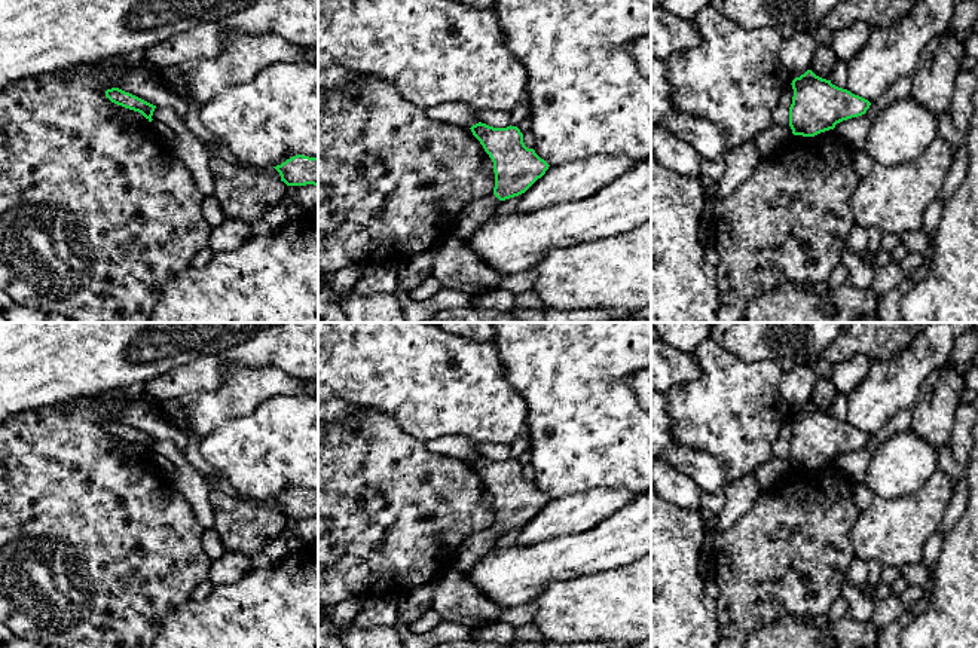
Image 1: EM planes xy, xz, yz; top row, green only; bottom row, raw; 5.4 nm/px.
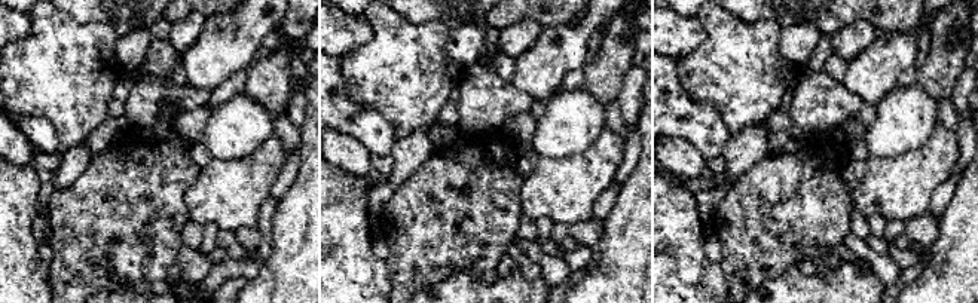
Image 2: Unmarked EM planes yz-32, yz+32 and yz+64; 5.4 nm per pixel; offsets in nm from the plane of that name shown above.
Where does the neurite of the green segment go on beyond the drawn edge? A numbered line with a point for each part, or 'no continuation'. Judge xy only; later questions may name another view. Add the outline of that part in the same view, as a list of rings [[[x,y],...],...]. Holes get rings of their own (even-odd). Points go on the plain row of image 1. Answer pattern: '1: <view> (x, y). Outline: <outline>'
no continuation

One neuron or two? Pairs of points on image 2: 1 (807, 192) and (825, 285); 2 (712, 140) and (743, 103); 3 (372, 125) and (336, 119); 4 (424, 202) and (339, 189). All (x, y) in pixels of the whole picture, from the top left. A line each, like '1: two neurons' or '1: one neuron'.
1: two neurons
2: two neurons
3: one neuron
4: two neurons

